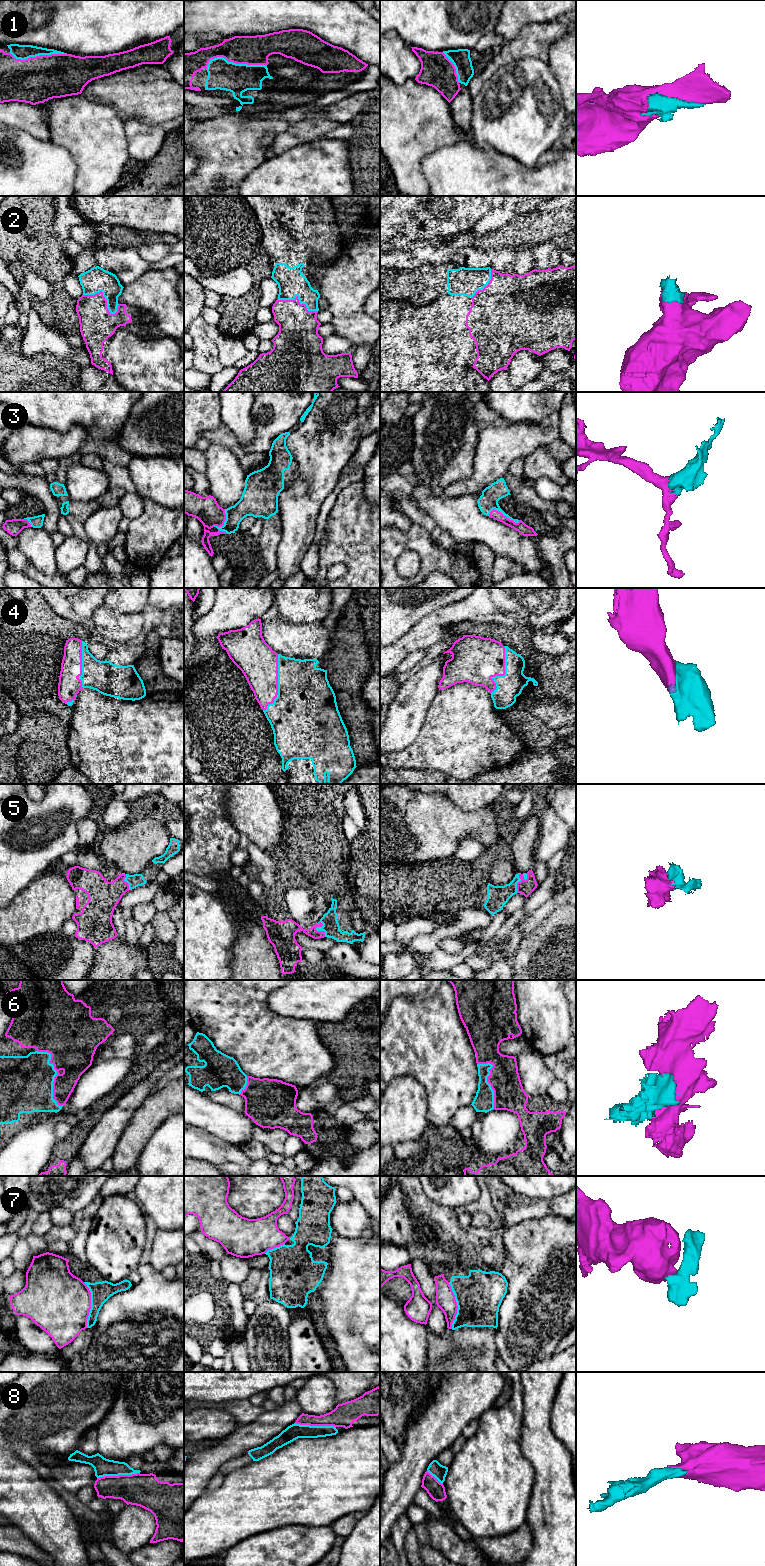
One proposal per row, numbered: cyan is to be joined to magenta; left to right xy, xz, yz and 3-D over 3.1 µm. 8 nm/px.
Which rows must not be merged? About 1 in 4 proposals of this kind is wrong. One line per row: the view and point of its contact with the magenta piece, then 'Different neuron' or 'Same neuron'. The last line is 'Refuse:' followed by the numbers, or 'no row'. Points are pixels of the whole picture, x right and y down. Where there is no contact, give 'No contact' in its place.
1: Touches magenta at xz (233, 62). Same neuron
2: Touches magenta at xy (103, 296). Same neuron
3: Touches magenta at yz (503, 515). Same neuron
4: Touches magenta at xz (277, 683). Same neuron
5: Touches magenta at xz (316, 930). Same neuron
6: Touches magenta at xy (57, 1074). Different neuron
7: Touches magenta at yz (456, 1305). Different neuron
8: Touches magenta at xy (119, 1475). Same neuron
Refuse: 6, 7

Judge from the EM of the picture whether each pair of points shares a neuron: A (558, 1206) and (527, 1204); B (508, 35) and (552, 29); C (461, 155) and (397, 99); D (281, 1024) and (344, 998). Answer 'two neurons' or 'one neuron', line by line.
A: one neuron
B: two neurons
C: two neurons
D: two neurons

